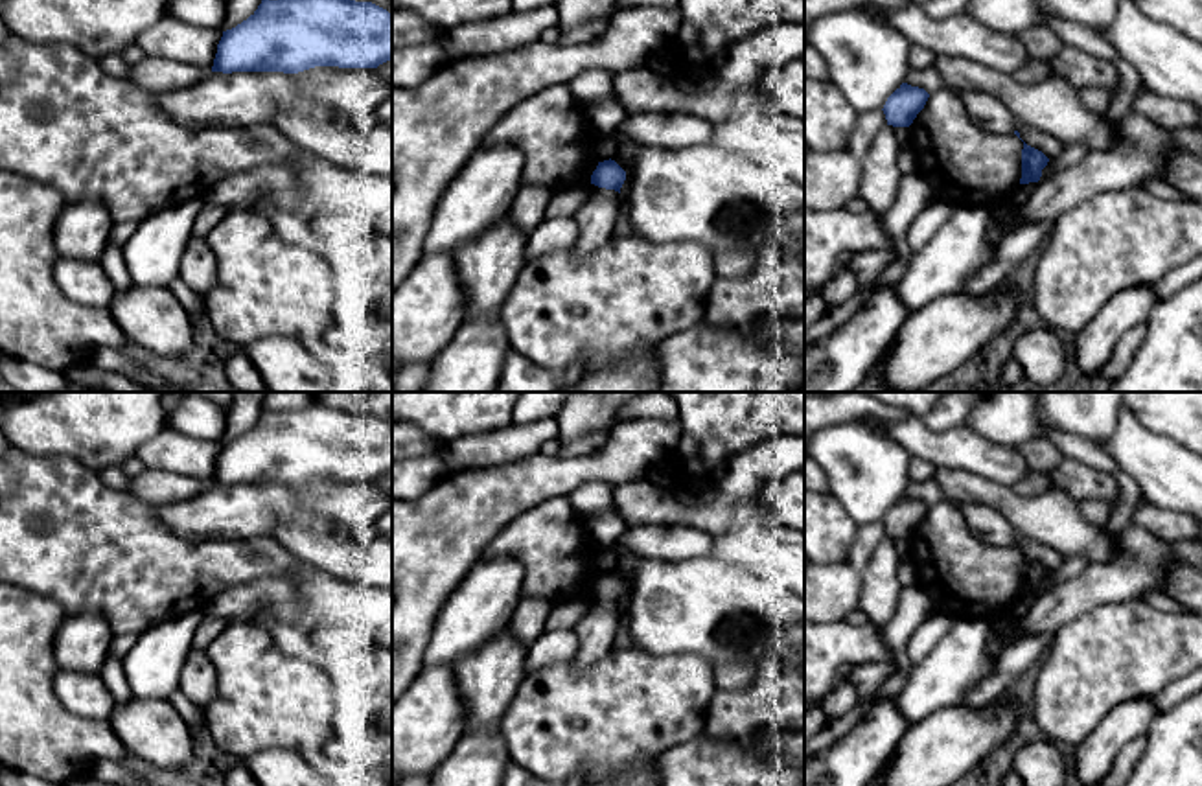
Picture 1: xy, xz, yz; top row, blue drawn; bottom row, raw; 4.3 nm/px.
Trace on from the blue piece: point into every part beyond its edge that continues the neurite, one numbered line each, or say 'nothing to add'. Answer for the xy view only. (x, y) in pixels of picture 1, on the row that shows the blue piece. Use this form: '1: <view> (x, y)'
nothing to add

